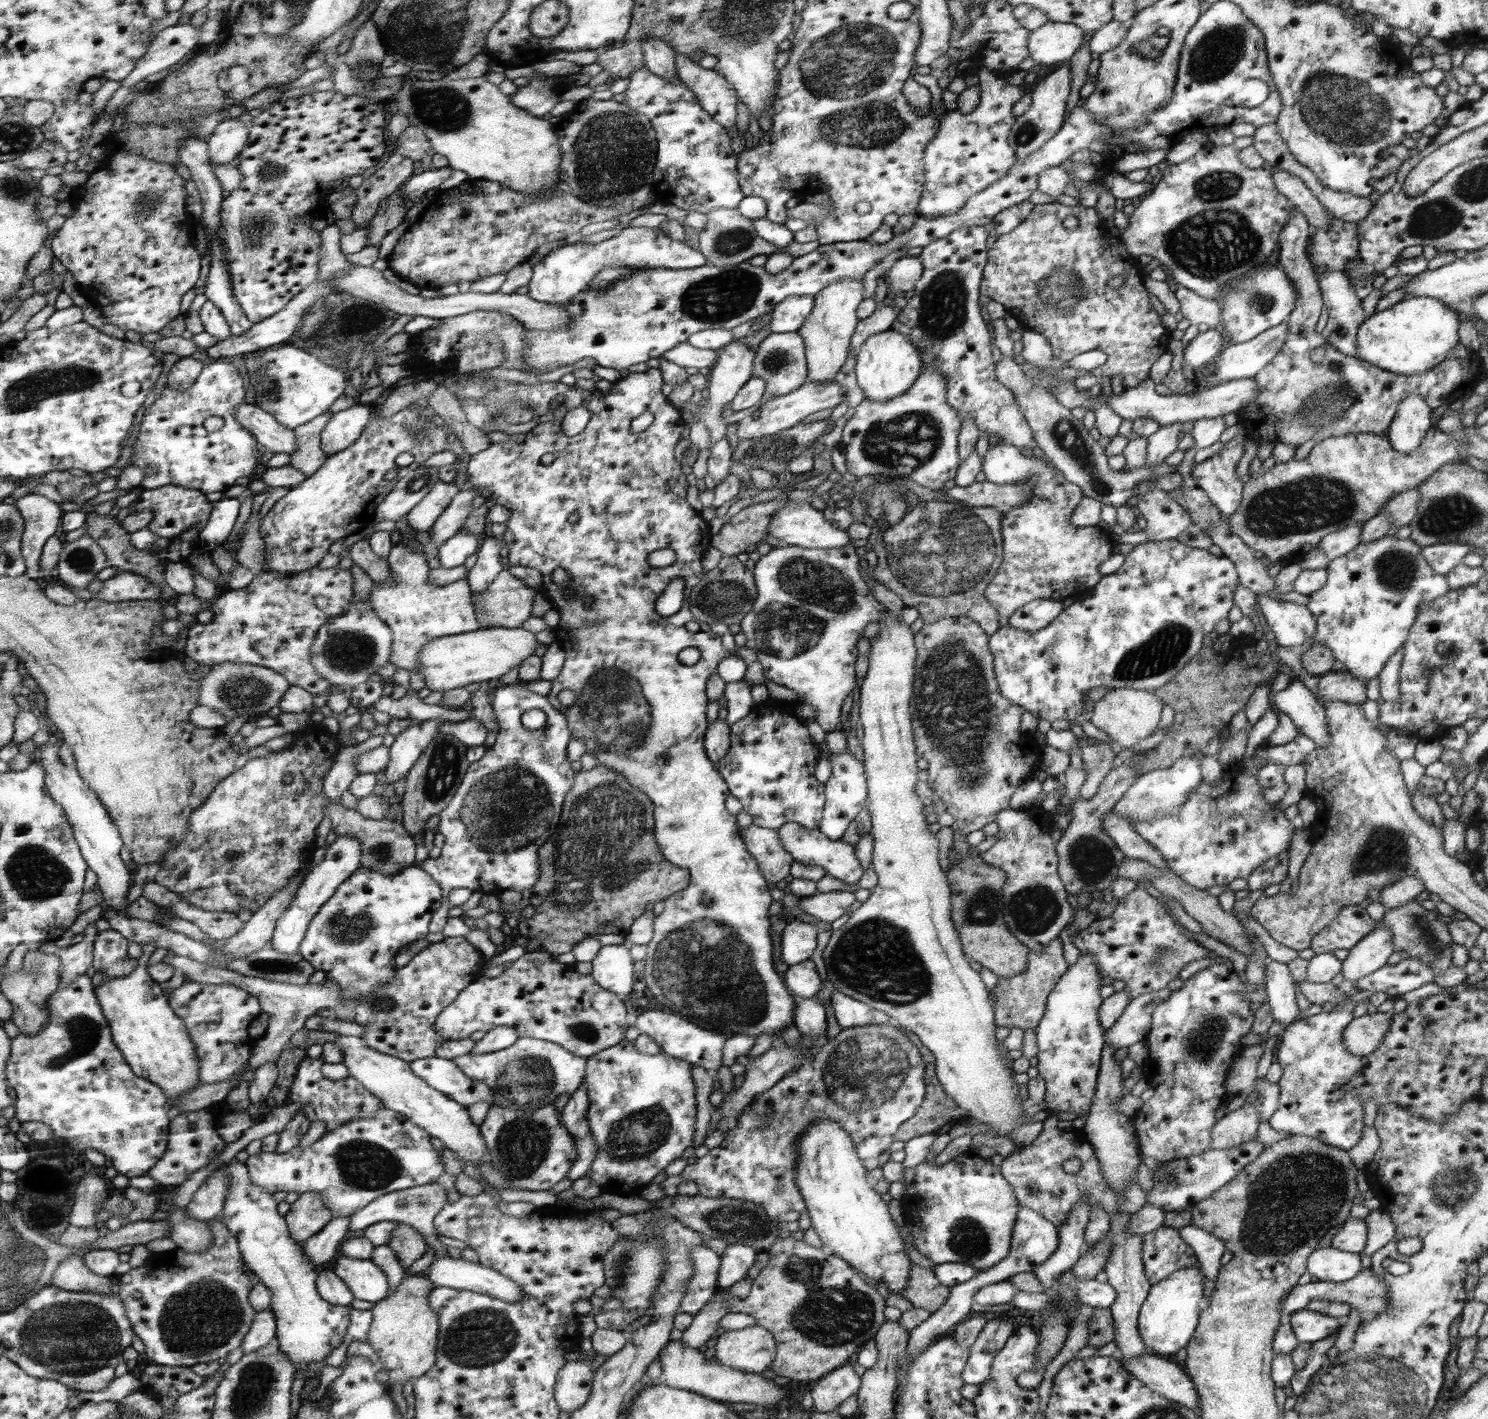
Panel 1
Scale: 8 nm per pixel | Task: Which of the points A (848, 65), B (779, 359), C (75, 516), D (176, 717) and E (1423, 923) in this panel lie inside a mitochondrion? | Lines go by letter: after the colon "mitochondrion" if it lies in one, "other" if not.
A: mitochondrion
B: mitochondrion
C: other
D: other
E: mitochondrion

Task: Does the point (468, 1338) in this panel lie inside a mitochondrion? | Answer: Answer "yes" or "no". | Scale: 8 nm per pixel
yes

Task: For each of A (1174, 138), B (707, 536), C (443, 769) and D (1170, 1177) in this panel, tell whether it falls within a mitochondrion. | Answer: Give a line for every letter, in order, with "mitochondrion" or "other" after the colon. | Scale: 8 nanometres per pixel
A: other
B: other
C: mitochondrion
D: mitochondrion

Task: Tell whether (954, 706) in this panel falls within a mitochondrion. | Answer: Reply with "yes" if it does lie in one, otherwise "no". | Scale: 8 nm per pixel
yes

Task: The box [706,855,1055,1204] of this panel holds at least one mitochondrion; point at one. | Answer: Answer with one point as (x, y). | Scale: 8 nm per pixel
(876, 958)

